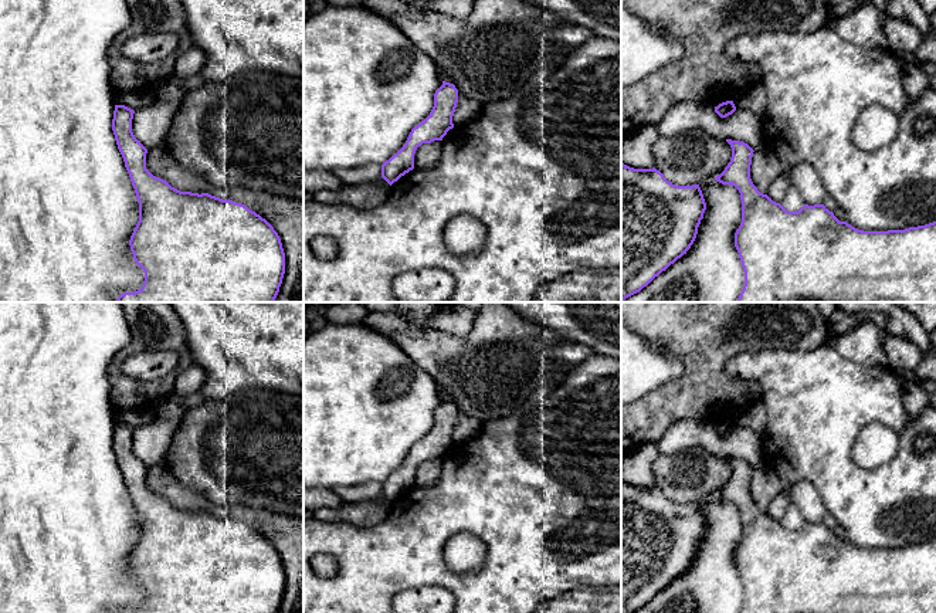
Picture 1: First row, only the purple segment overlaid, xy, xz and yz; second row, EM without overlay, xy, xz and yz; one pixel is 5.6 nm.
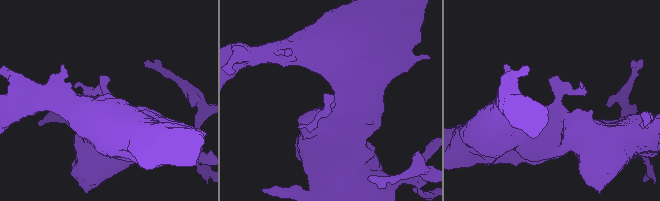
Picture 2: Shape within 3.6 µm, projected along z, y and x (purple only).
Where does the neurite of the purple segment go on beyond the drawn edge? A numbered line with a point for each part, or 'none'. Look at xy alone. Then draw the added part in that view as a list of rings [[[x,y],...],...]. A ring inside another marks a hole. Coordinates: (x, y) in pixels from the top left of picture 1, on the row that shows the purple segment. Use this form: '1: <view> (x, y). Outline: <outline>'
none

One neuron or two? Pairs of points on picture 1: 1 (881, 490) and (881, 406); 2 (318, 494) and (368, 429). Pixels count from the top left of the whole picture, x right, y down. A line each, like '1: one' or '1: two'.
1: one
2: two

